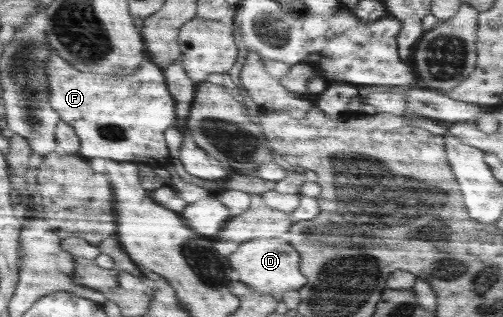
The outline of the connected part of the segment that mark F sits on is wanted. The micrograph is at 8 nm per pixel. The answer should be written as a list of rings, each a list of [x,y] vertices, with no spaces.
[[[53,48],[48,58],[49,104],[63,122],[69,123],[79,139],[80,157],[104,157],[114,161],[168,165],[164,131],[174,123],[174,99],[168,93],[162,69],[144,63],[132,77],[100,77],[76,71]]]

